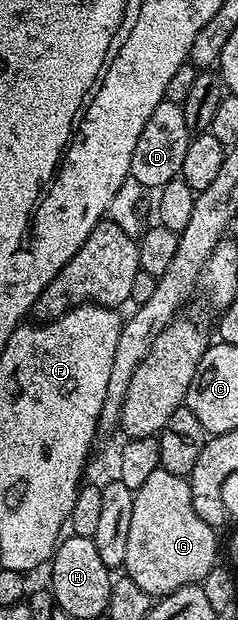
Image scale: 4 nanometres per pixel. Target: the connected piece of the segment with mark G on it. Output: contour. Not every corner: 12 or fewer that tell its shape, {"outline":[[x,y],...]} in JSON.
{"outline":[[188,477],[133,495],[124,573],[160,600],[218,565]]}

